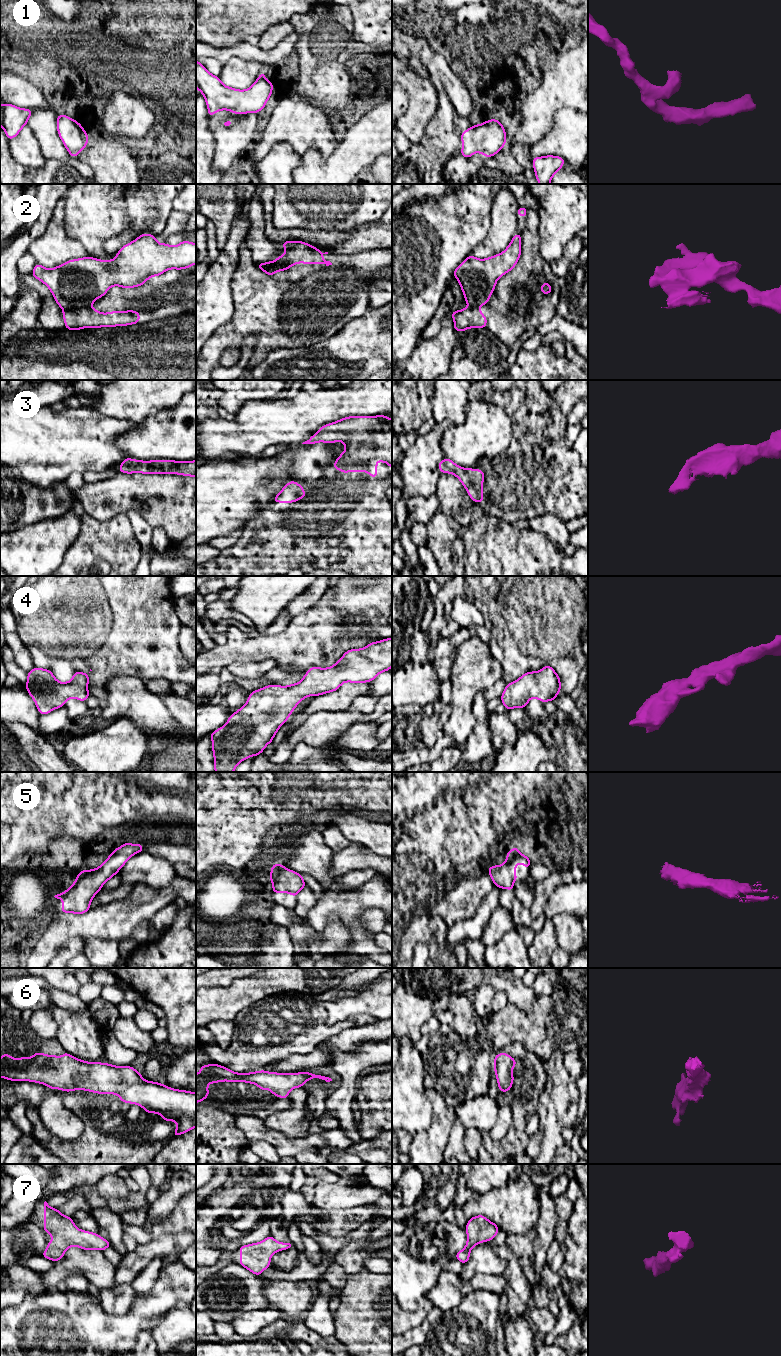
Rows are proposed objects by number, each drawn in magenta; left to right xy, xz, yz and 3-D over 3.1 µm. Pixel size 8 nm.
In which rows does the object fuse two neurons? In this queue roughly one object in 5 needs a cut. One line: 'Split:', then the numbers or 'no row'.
Split: 2

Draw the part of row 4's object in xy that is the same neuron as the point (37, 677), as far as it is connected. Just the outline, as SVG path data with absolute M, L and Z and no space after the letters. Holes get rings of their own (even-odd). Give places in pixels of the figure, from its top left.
M37 667L27 672L27 677L28 681L24 687L41 715L64 706L71 698L85 702L90 696L89 674L81 671L76 671L71 680L65 683L59 682L50 670Z

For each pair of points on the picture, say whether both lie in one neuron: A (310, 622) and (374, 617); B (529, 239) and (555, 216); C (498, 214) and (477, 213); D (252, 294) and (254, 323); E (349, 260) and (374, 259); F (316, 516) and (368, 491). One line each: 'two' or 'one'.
A: one
B: two
C: two
D: one
E: one
F: one

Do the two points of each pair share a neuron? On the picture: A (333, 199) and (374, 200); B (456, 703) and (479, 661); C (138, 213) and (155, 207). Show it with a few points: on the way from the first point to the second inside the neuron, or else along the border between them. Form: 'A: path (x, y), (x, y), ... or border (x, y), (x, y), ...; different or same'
A: path (343, 199), (364, 199); same
B: path (463, 693), (468, 677), (473, 671); same
C: path (142, 209), (151, 207); same

